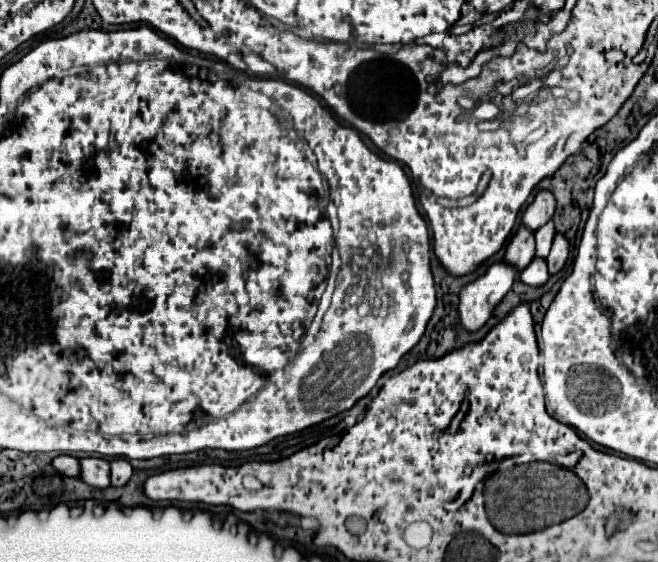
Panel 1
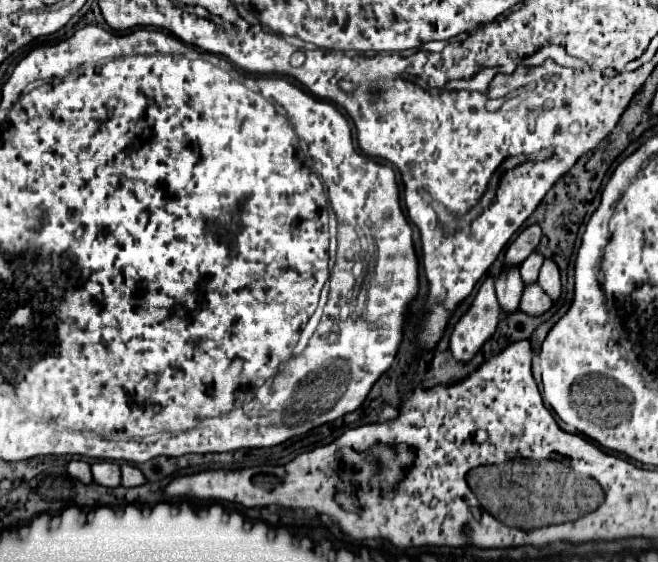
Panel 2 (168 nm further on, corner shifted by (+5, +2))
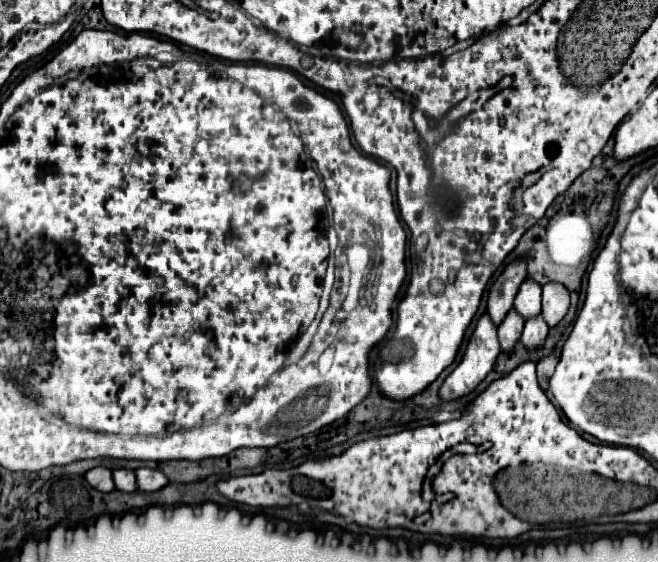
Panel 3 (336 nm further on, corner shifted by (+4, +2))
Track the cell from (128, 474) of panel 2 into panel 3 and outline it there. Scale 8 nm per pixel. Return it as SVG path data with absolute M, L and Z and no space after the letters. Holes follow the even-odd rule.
M135 469L139 491L159 491L167 485L167 477L157 469Z

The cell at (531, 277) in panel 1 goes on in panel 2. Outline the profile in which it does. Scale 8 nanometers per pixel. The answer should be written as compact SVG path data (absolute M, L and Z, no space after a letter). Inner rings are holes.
M532 283L524 287L524 295L520 301L520 311L524 311L530 317L542 317L552 307L550 297L538 287L538 283Z

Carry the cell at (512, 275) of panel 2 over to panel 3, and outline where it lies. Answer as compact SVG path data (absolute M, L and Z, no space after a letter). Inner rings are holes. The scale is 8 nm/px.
M511 307L499 325L501 351L511 351L515 341L521 337L521 331L523 331L523 317L515 311L515 307Z

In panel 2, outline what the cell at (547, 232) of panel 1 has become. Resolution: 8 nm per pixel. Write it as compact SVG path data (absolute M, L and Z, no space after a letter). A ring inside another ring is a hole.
M532 253L532 255L520 265L520 277L522 277L522 281L524 281L524 287L526 287L526 283L538 279L542 261L544 261L544 259L542 259L540 253Z

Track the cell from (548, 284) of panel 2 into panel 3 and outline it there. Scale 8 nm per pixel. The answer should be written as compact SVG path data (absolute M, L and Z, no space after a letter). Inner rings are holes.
M549 281L543 285L543 317L549 327L555 327L569 309L569 291L565 285Z

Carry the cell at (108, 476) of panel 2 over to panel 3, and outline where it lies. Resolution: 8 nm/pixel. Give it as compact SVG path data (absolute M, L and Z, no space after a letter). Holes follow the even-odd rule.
M113 469L113 483L119 491L131 493L135 491L135 473L131 469Z

